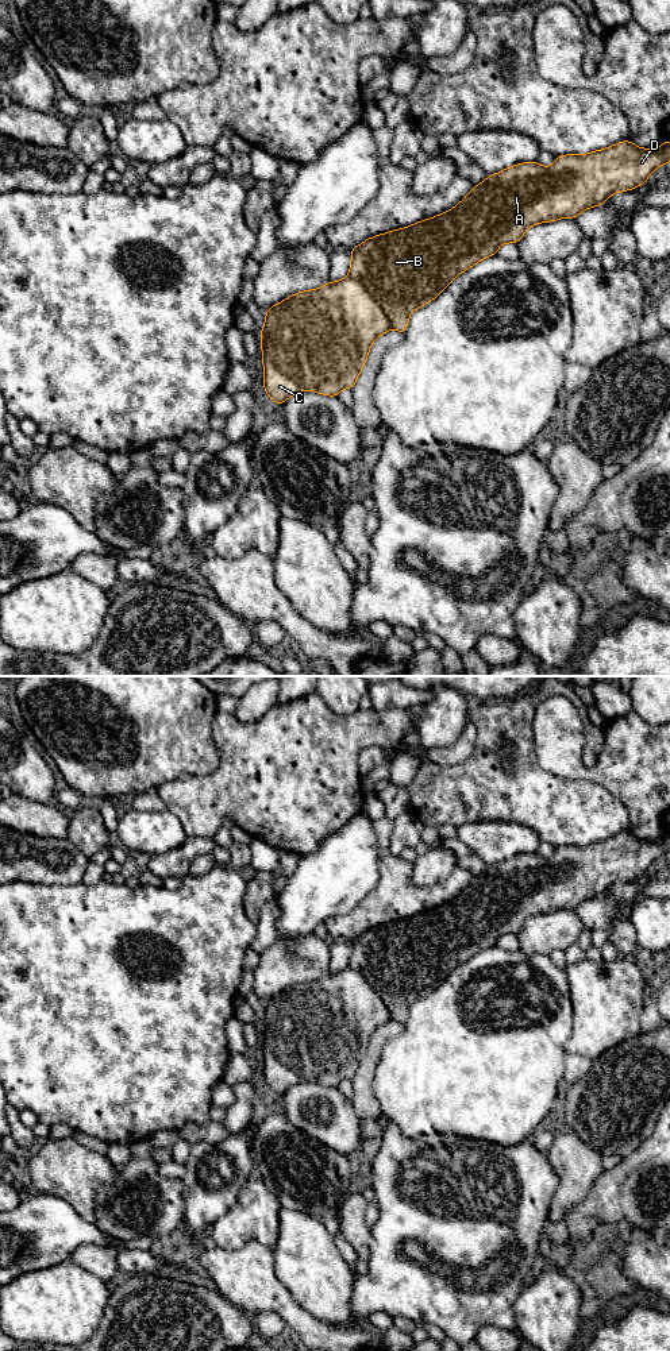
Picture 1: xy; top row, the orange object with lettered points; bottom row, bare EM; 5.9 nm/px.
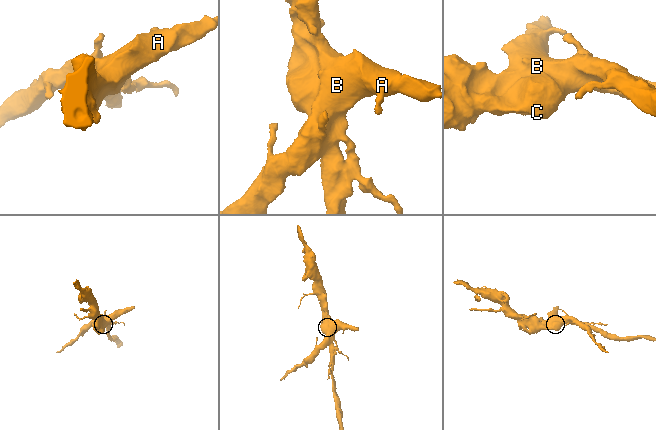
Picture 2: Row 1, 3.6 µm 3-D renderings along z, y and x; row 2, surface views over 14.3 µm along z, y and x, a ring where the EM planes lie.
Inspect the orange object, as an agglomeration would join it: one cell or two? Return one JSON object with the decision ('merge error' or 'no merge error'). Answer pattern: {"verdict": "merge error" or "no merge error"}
{"verdict": "merge error"}

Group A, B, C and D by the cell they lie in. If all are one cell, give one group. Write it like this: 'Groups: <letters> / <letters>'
Groups: A B D / C

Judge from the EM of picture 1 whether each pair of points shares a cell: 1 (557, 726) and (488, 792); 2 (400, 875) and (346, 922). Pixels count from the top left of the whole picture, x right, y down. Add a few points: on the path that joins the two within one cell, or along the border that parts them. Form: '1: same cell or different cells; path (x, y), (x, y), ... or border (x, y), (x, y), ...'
1: different cells; border (532, 717), (536, 761), (553, 775)
2: same cell; path (389, 890), (361, 918)

